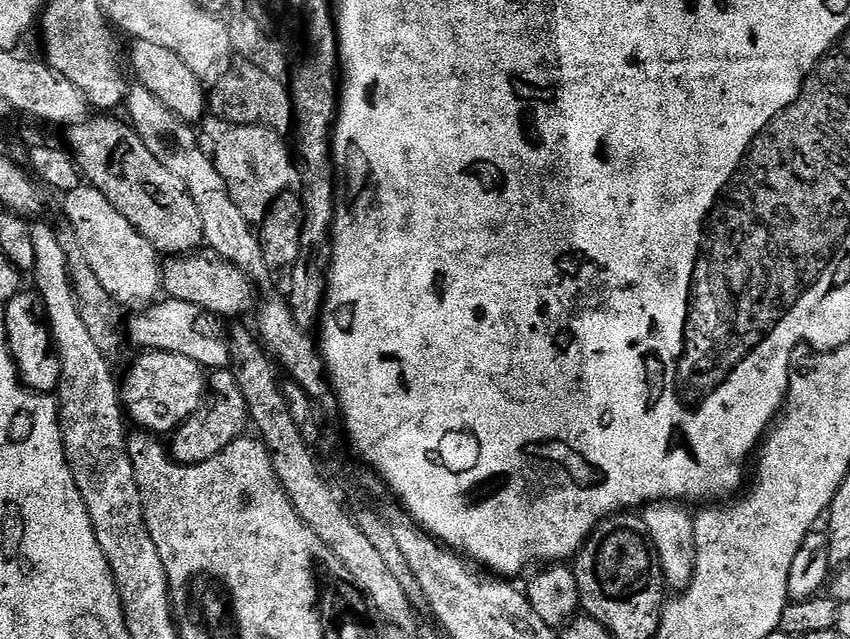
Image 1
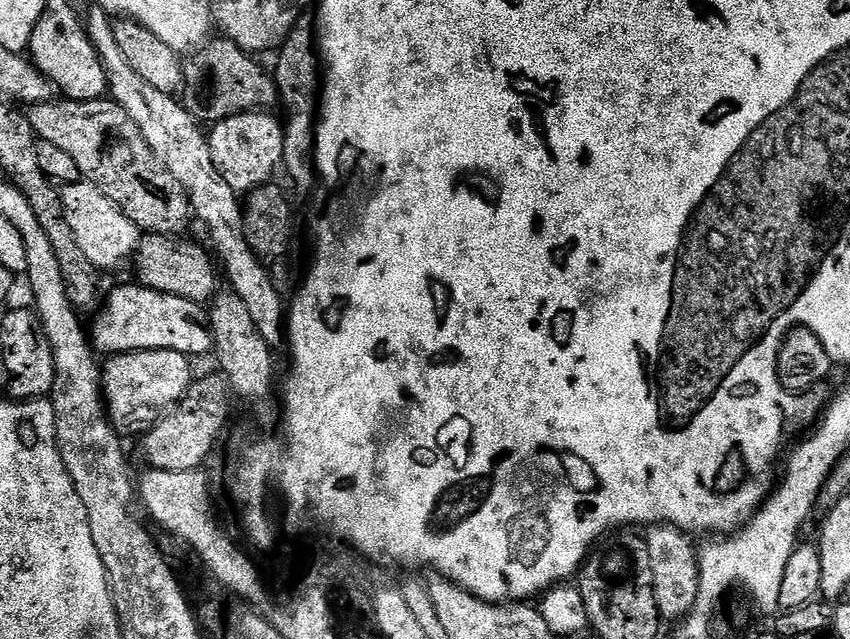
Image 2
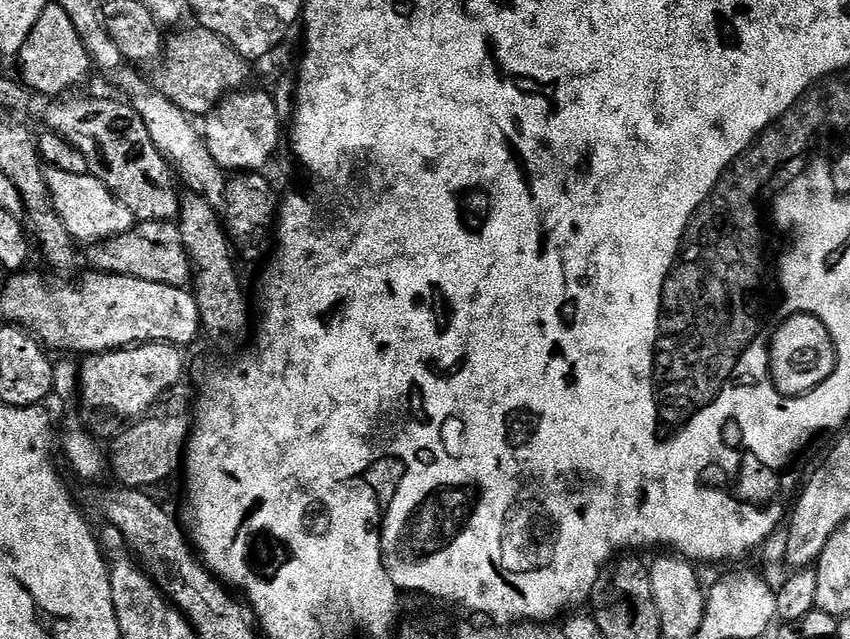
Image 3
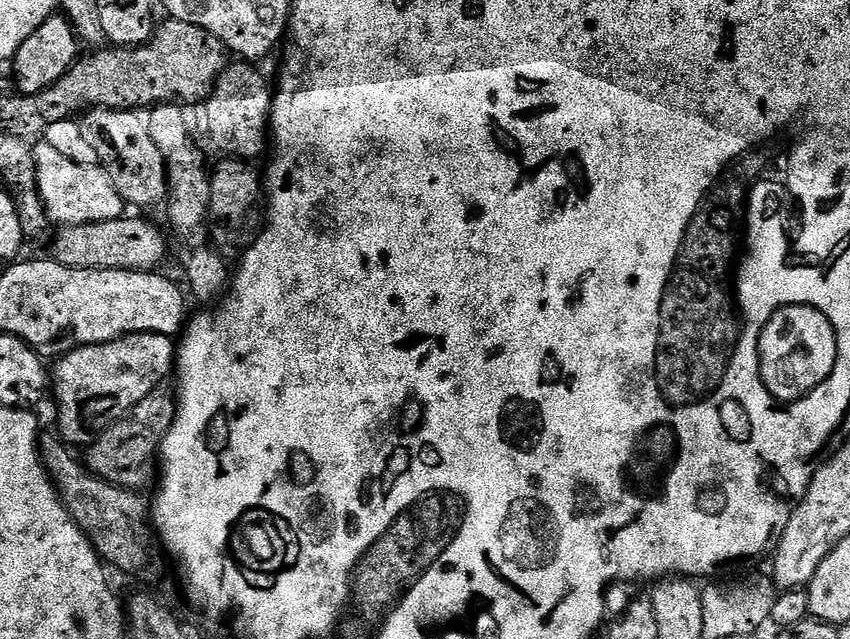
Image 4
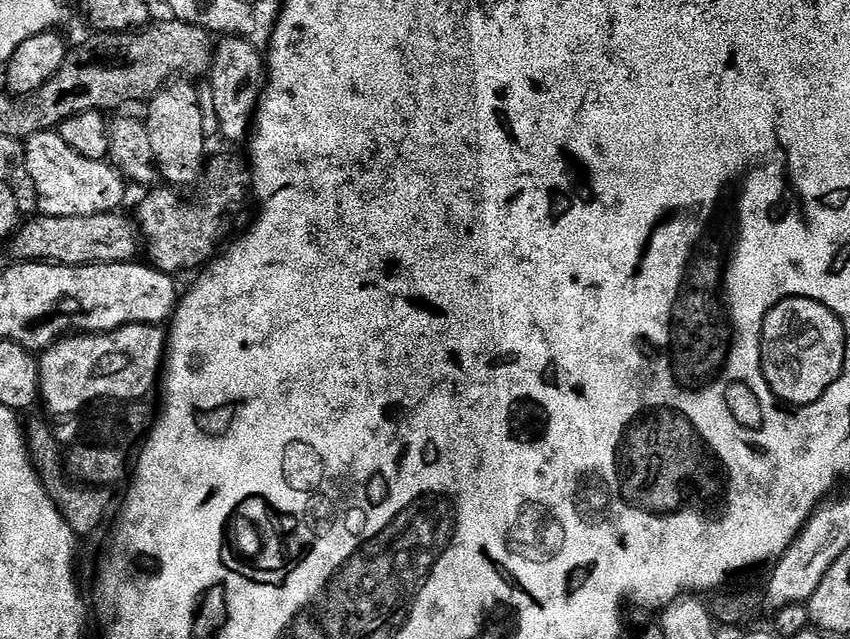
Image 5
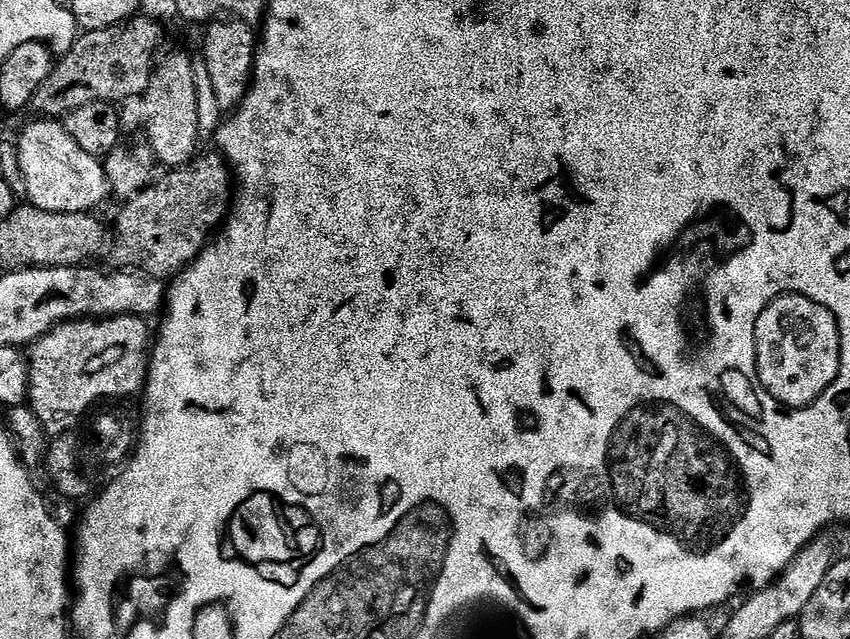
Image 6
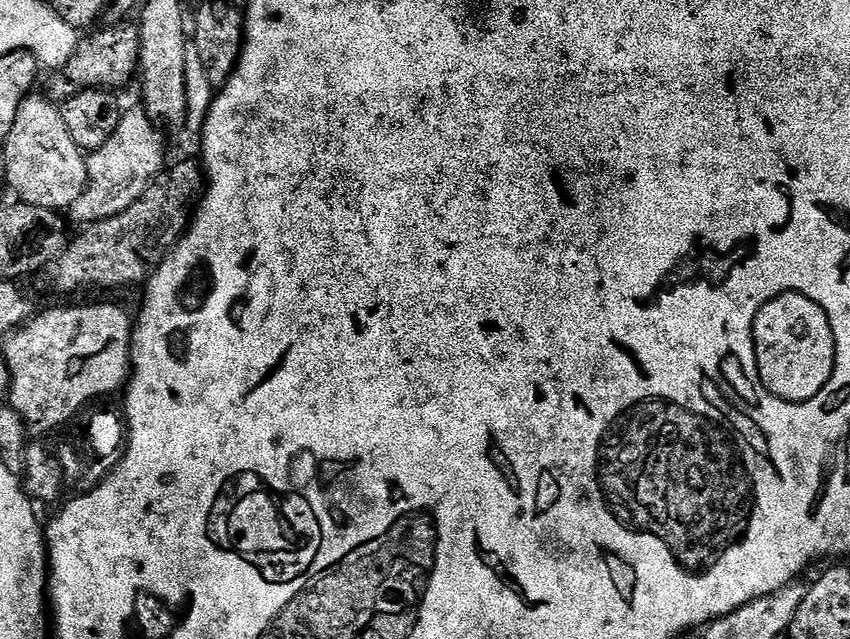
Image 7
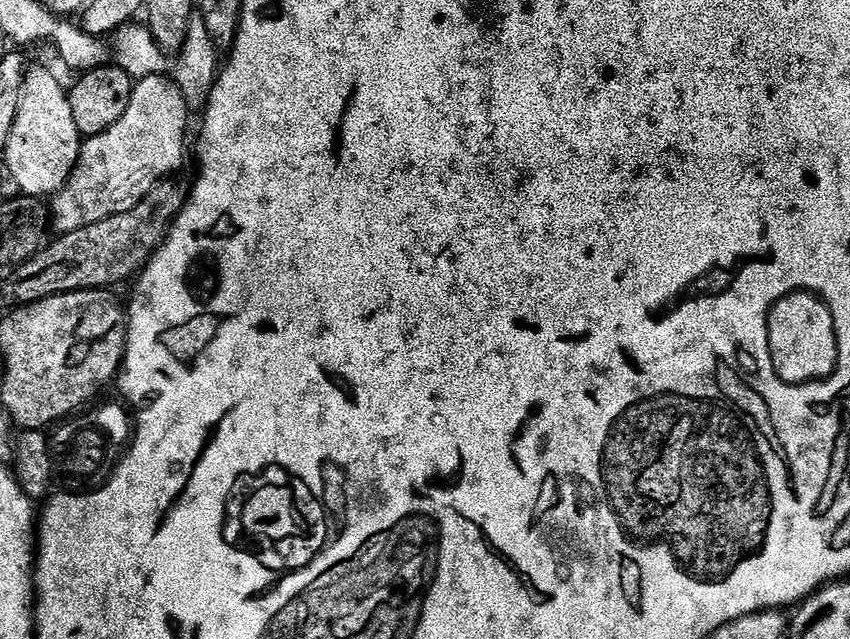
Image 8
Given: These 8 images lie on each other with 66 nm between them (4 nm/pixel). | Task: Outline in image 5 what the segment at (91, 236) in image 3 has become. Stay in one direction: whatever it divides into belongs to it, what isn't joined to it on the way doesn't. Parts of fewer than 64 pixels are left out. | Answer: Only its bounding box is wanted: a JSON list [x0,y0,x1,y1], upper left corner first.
[24,130,126,218]

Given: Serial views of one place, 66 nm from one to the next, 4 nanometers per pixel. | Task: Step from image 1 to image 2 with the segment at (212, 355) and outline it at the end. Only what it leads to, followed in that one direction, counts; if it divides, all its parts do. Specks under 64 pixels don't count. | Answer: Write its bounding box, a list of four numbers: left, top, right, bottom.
[90,282,213,358]

